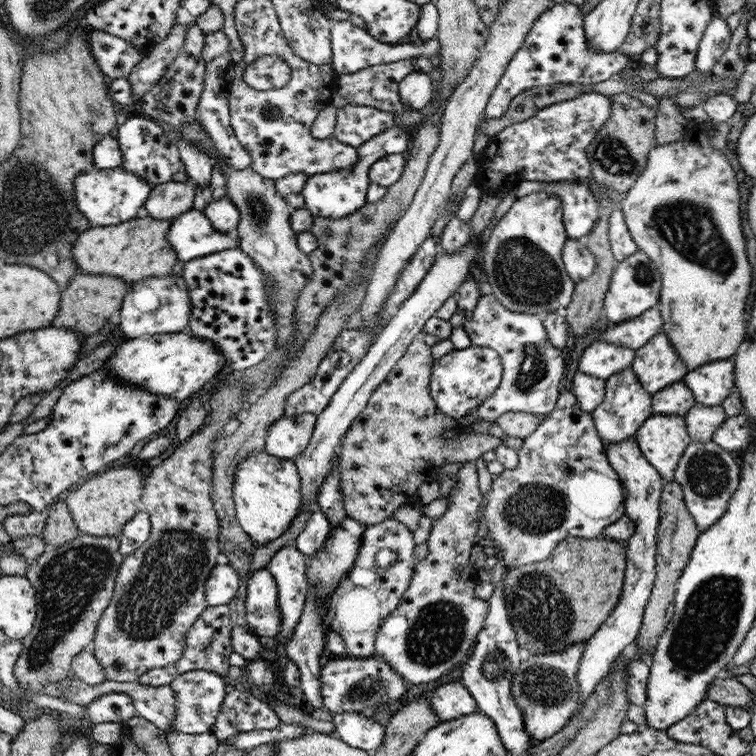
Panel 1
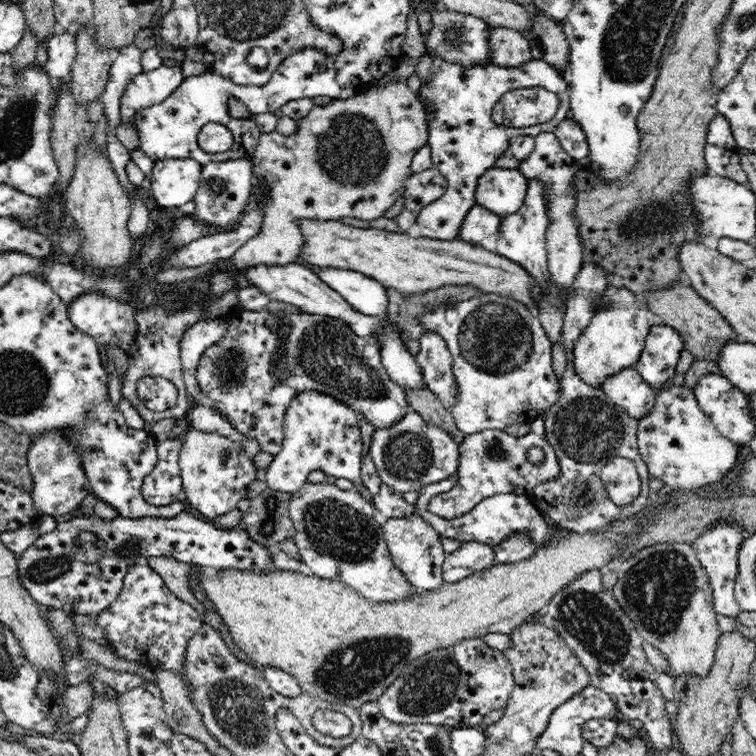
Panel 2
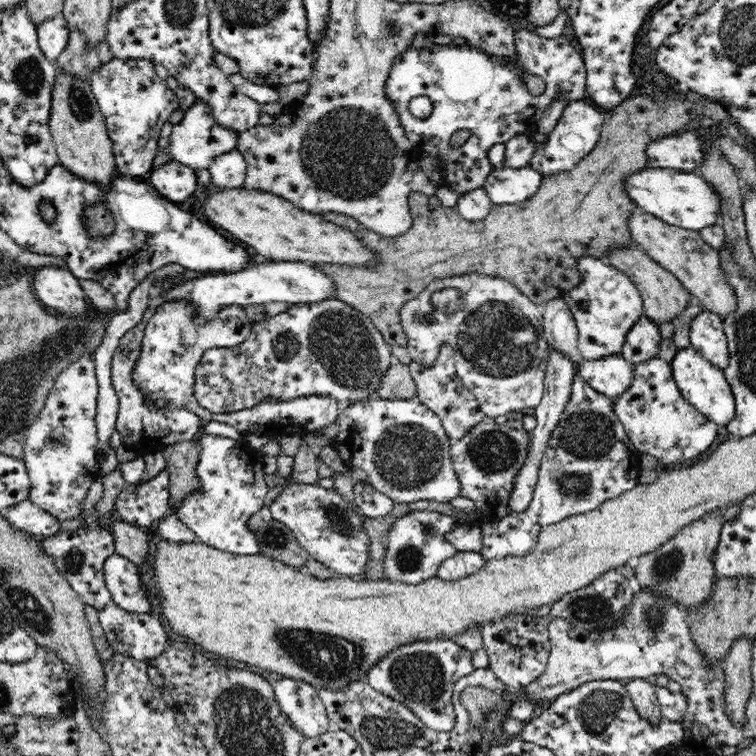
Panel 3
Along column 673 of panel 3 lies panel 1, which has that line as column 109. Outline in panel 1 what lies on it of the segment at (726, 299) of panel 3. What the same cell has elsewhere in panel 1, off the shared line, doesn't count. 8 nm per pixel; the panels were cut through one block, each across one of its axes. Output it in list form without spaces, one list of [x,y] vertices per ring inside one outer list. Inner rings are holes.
[[[142,213],[116,226],[91,227],[77,240],[73,249],[79,272],[117,276],[128,286],[140,280],[170,275],[178,263],[177,254],[168,238],[172,221],[155,220]]]

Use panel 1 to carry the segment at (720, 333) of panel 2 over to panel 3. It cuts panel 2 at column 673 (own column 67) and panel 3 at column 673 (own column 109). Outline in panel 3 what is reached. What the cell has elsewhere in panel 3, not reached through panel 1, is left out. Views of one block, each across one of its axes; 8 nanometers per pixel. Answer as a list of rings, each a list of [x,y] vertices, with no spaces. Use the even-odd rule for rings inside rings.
[[[637,246],[610,252],[608,264],[628,276],[628,279],[636,286],[636,289],[643,298],[644,314],[655,321],[657,325],[671,322],[672,318],[680,316],[686,310],[686,306],[690,304],[692,296],[684,289],[684,286],[675,276],[662,266],[659,266],[654,260],[651,260]]]

